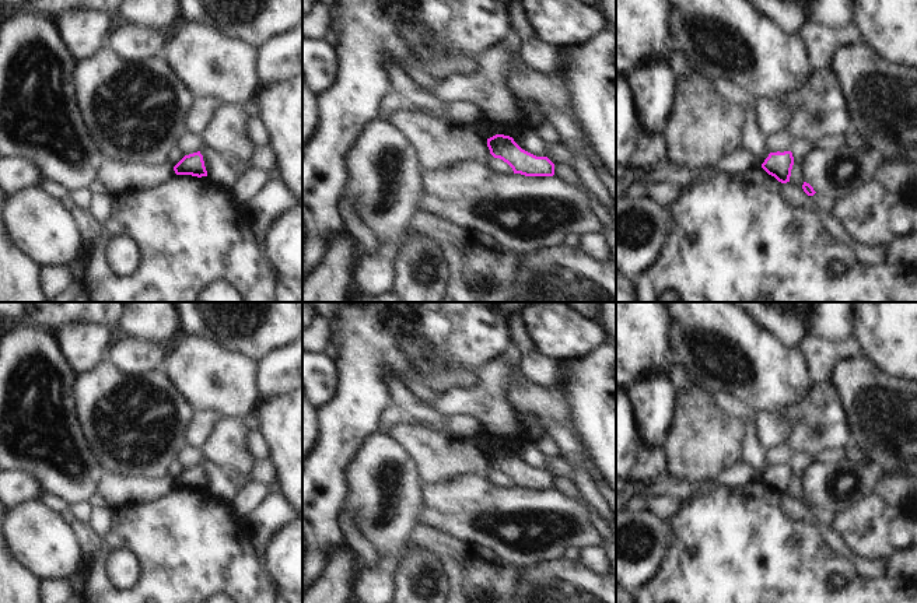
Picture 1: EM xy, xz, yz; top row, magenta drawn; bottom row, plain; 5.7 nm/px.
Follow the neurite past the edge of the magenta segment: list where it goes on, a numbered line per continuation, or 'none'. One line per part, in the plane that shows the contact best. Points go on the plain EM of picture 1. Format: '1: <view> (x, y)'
none

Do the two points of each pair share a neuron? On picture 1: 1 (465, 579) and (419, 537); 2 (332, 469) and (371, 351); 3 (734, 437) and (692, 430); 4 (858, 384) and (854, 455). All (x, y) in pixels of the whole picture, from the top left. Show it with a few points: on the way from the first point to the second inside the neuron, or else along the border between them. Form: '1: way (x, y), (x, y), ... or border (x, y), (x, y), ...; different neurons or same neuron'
1: way (461, 565), (433, 539); same neuron
2: way (338, 440), (361, 396), (361, 381); same neuron
3: way (724, 437), (702, 437); same neuron
4: border (851, 438), (867, 460); different neurons

